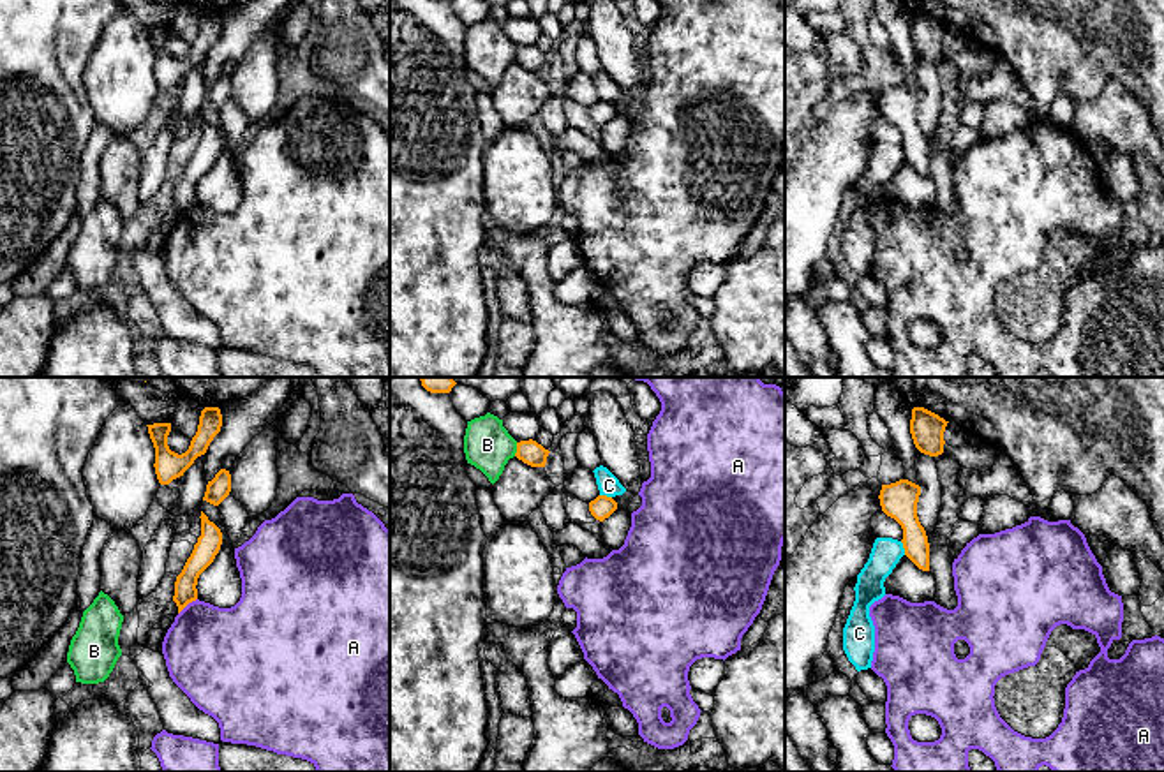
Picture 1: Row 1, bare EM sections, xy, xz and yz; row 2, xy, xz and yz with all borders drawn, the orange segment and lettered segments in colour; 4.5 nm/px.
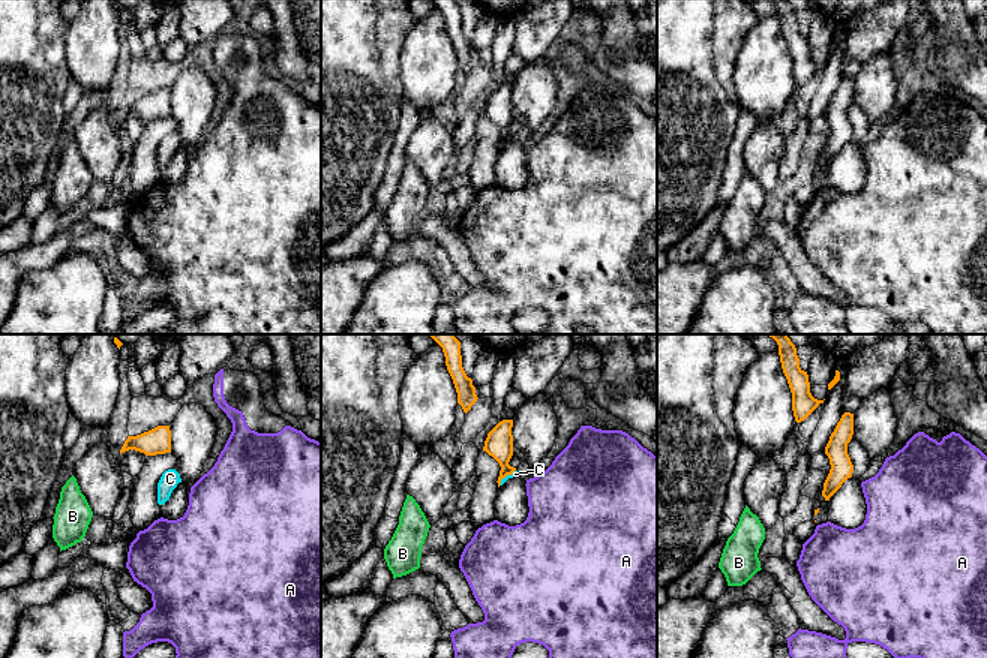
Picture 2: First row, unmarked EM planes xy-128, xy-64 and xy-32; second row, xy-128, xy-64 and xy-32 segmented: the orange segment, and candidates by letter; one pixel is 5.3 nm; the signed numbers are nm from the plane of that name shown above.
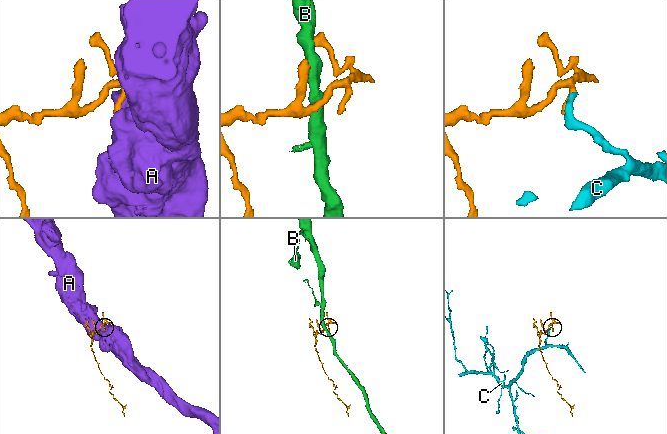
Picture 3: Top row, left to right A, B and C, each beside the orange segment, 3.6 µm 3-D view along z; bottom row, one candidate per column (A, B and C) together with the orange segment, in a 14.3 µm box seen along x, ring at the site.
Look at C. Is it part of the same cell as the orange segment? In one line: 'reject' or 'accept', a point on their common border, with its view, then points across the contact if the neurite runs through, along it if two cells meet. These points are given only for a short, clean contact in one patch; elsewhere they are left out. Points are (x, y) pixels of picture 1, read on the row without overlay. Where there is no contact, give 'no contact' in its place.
reject | yz (903, 152) | along yz (900, 147), (905, 159)

